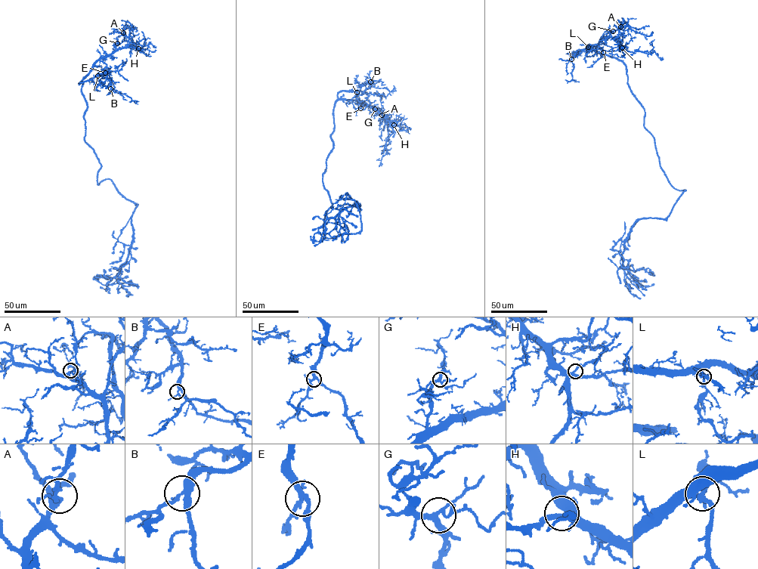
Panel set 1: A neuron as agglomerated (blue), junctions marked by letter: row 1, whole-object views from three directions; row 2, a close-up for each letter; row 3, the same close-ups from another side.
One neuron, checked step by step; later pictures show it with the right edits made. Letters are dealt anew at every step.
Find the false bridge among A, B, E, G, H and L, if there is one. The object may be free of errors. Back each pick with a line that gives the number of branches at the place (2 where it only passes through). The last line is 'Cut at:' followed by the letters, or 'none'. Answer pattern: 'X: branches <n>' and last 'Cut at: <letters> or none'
Cut at: none

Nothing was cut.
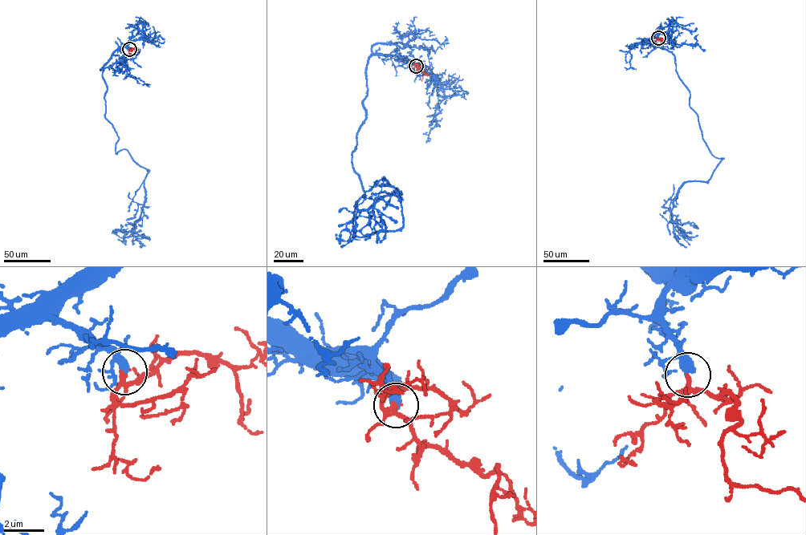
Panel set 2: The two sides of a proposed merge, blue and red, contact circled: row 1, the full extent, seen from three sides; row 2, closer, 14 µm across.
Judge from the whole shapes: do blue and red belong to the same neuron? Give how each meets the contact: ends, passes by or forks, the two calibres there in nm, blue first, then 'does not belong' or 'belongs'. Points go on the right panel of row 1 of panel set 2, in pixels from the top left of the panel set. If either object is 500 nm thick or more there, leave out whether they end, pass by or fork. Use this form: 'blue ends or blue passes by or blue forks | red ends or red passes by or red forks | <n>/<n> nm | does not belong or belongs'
blue passes by | red passes by | 340/200 nm | belongs

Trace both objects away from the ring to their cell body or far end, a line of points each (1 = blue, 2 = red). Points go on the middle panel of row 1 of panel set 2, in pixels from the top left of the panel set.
1: (416, 66), (369, 58), (351, 162), (364, 193), (353, 233), (402, 227), (396, 192), (335, 233)
2: (416, 66), (423, 70), (421, 81)

